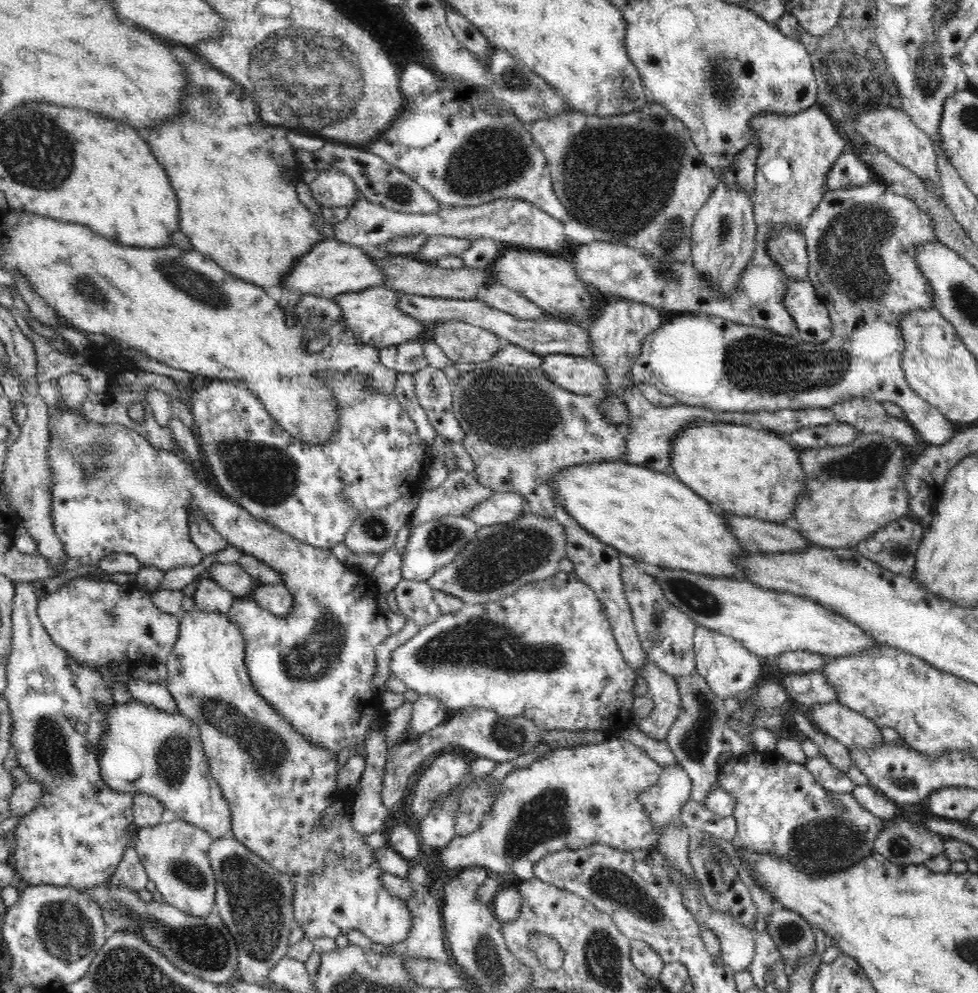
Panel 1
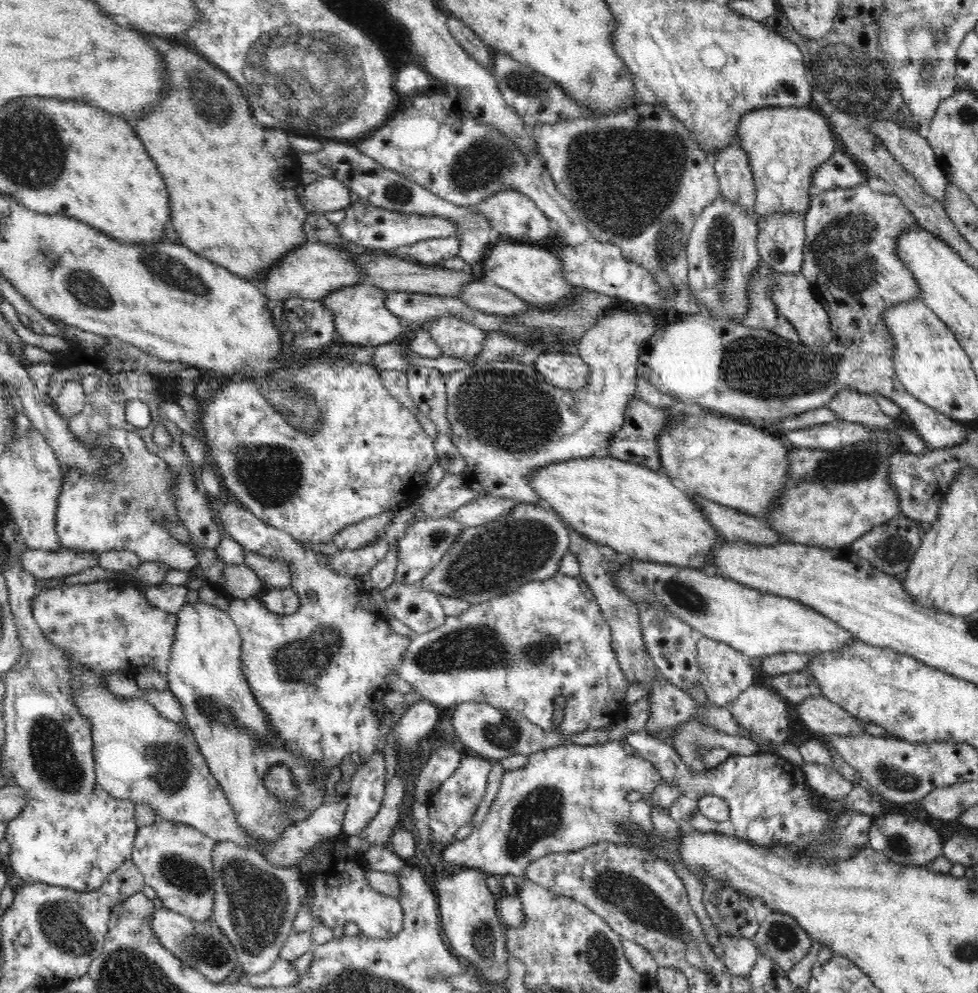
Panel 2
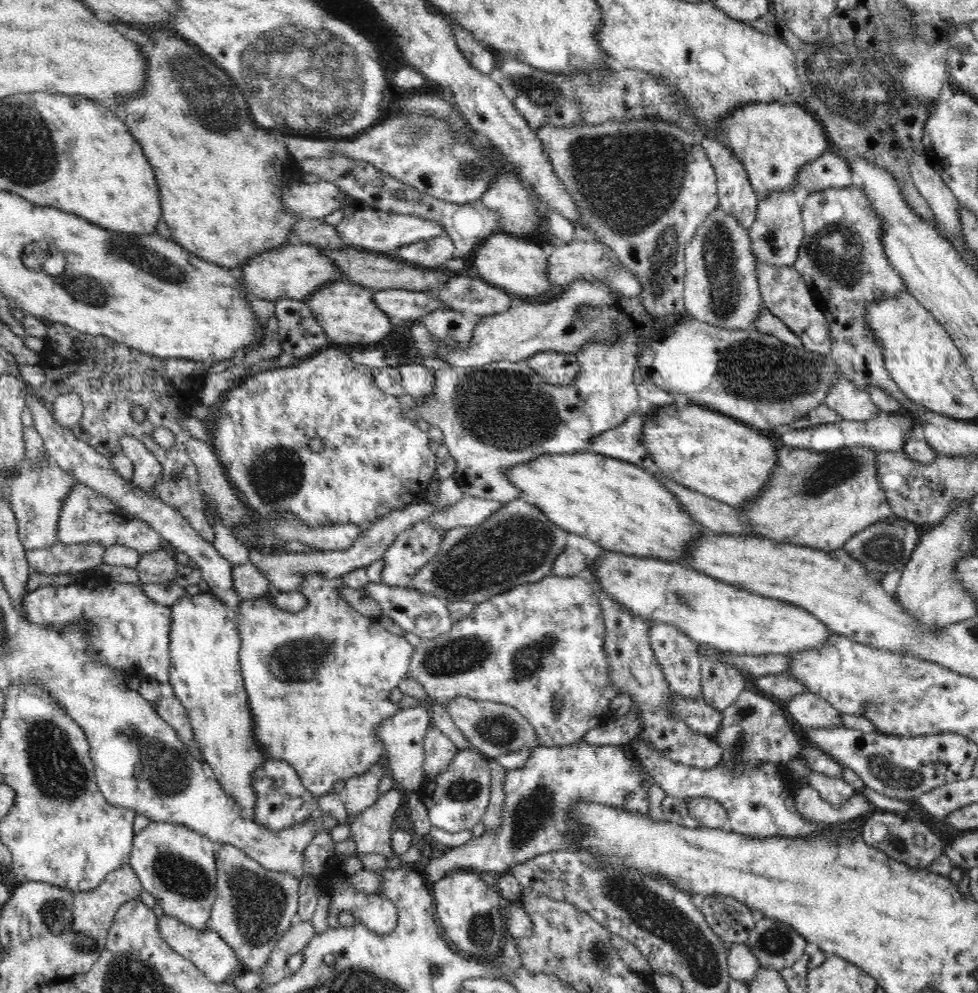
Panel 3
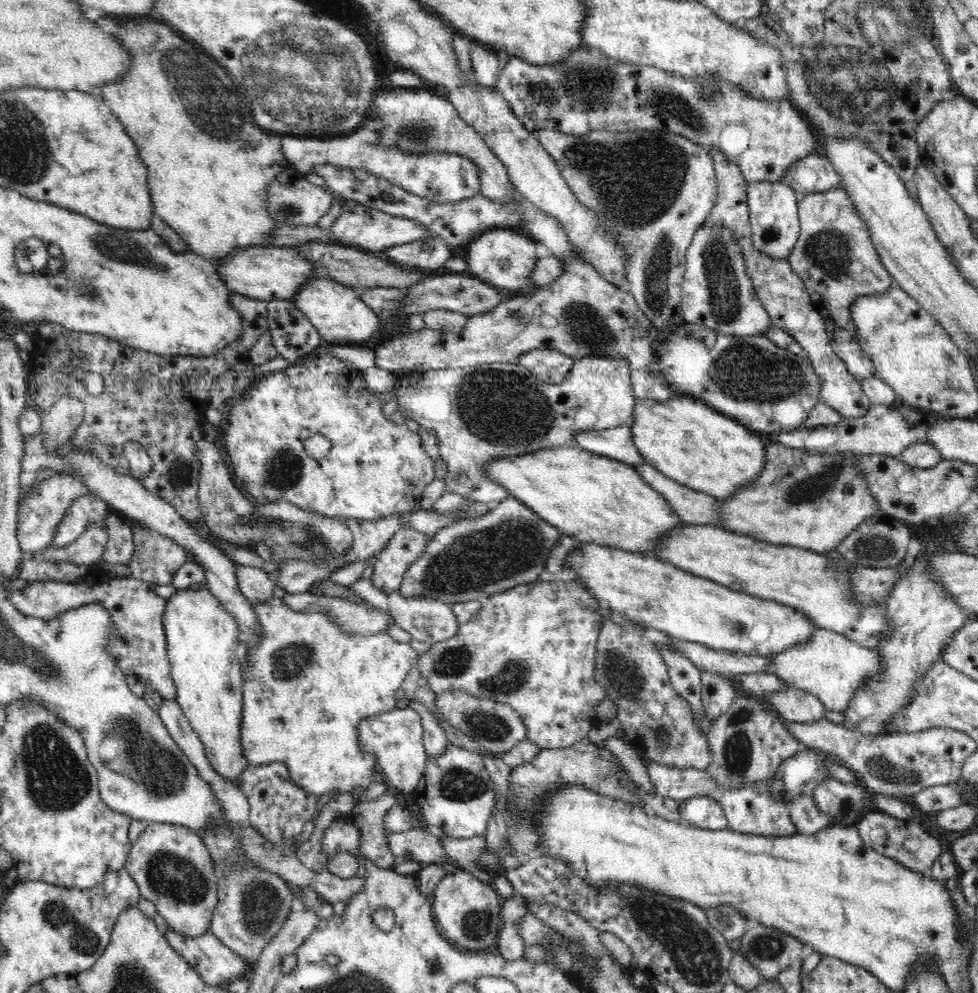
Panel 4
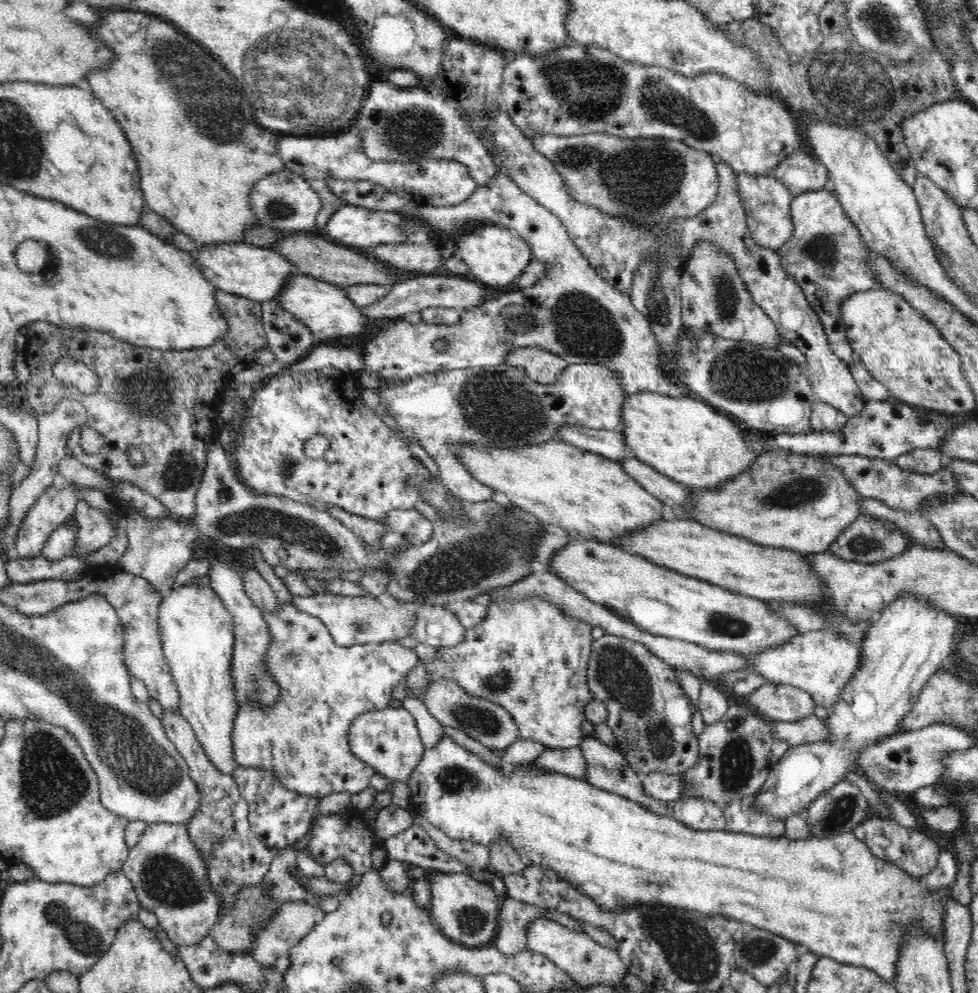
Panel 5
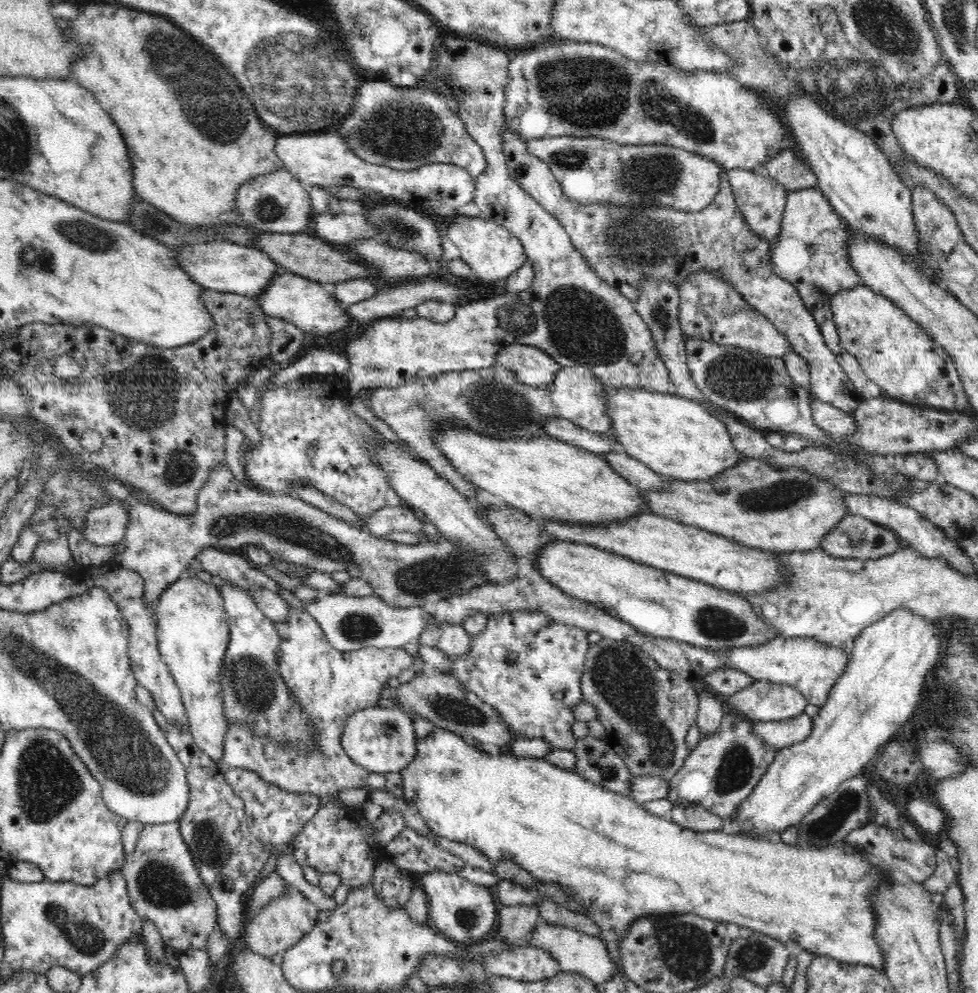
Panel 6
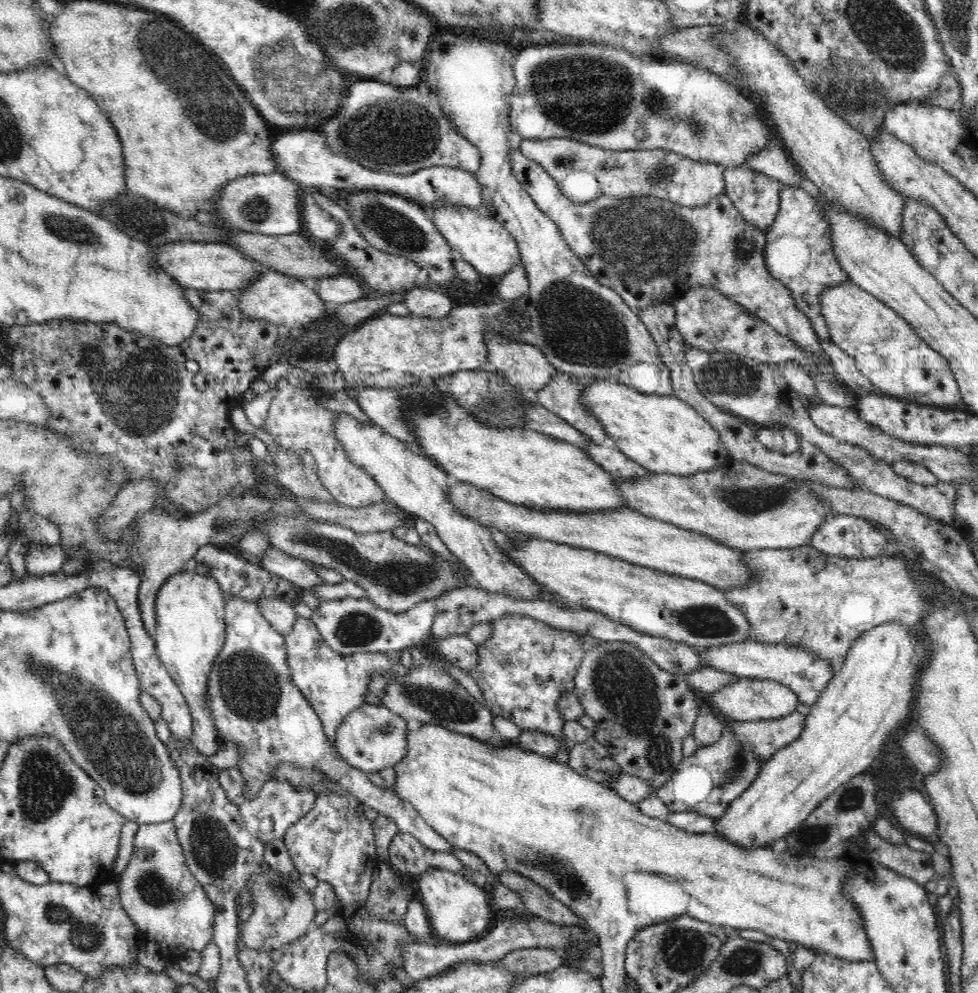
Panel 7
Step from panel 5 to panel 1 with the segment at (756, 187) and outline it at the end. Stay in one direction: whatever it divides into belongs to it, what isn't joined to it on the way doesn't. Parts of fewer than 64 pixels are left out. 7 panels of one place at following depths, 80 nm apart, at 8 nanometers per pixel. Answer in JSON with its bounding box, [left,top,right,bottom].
[767,225,808,281]

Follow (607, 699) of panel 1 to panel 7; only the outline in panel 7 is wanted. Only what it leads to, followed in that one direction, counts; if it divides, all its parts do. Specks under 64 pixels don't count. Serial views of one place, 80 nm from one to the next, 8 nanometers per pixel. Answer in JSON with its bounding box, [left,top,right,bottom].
[469,615,587,743]

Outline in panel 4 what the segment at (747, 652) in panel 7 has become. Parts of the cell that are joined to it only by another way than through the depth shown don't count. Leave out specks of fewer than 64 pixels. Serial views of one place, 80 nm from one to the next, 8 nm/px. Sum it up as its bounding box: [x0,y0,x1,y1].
[767,629,882,713]

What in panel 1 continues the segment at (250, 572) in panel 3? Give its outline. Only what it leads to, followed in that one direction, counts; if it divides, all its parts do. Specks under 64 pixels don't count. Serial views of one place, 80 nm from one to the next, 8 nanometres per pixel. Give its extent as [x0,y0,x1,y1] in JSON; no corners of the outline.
[207,562,257,597]

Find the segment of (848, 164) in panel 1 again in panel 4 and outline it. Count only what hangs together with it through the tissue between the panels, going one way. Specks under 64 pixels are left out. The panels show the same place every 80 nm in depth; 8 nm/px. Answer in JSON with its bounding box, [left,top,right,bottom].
[782,152,842,202]

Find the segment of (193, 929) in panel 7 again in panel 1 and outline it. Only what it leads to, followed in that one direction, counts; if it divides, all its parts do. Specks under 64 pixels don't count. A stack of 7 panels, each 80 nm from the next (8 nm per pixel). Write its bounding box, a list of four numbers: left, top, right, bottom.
[136,819,216,916]

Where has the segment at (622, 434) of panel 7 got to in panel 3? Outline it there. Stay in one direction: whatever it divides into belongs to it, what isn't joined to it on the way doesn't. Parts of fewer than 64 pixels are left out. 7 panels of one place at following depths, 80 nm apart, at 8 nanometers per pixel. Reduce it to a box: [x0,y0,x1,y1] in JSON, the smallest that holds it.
[643,399,780,509]

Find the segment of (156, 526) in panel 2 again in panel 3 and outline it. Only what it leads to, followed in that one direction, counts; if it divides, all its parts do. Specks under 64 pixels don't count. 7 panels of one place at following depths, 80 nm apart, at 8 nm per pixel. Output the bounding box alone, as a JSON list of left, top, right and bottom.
[57,434,189,566]

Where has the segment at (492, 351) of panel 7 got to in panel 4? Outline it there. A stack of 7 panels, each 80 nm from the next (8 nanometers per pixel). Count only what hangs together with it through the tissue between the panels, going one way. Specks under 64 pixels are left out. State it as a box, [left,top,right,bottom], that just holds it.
[515,349,574,384]

